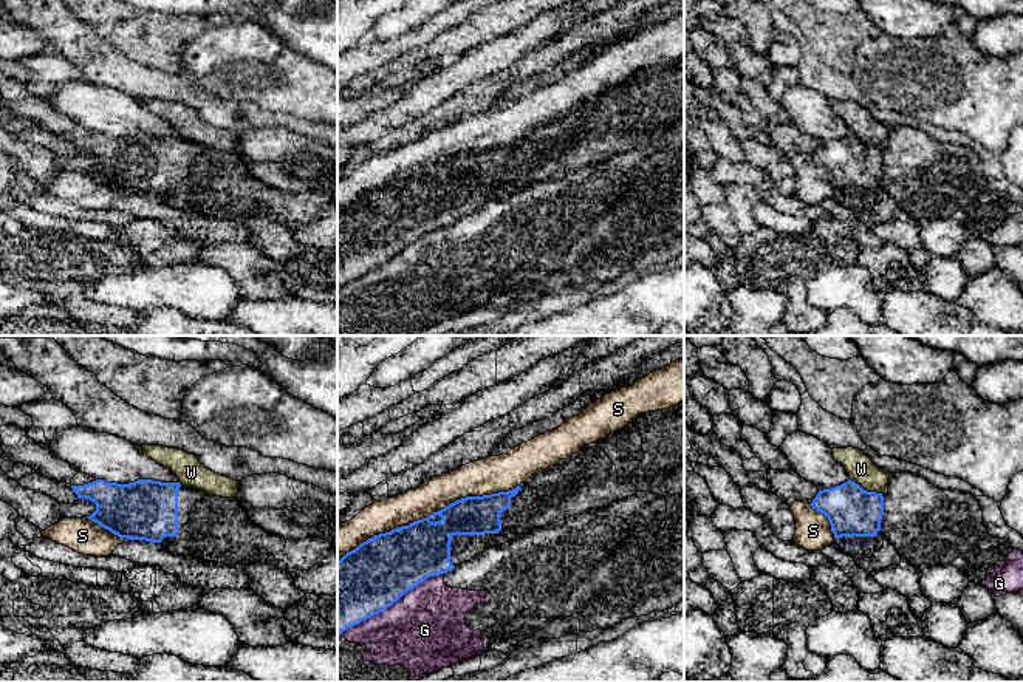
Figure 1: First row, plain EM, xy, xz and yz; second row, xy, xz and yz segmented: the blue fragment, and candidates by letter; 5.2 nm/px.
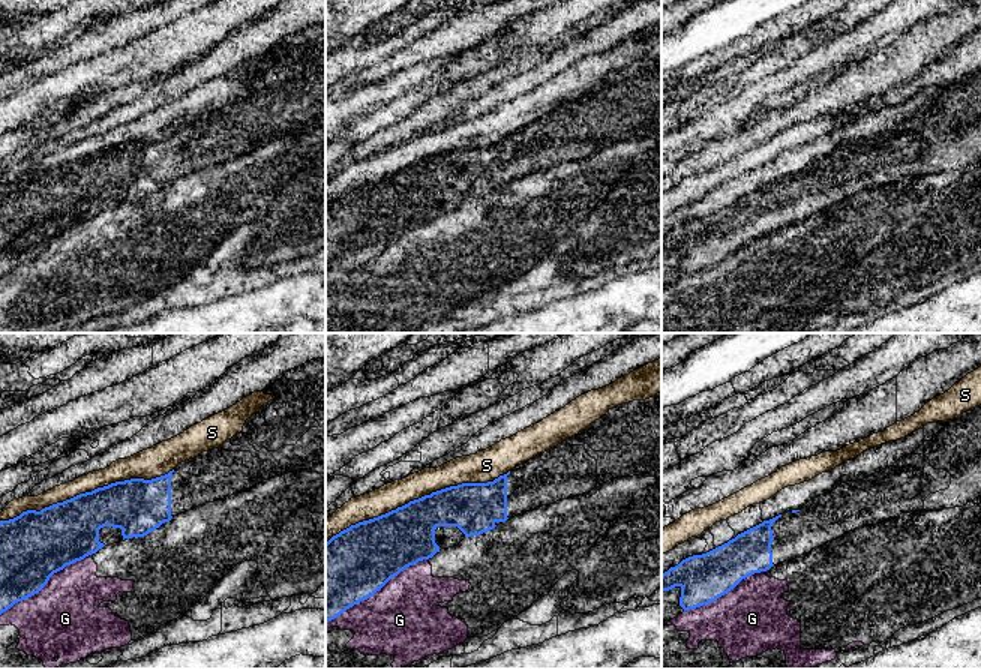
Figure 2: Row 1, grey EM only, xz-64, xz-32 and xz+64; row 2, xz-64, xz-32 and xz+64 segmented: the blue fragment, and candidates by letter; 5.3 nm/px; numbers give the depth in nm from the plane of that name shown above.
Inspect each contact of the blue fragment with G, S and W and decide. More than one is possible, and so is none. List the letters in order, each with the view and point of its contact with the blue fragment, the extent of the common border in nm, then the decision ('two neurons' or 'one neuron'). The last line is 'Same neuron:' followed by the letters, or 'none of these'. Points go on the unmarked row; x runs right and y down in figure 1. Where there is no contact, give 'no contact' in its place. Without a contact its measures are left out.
G: xz (390, 259) | 650 nm | two neurons
S: xz (431, 167) | 1050 nm | two neurons
W: yz (865, 144) | 190 nm | two neurons
Same neuron: none of these

